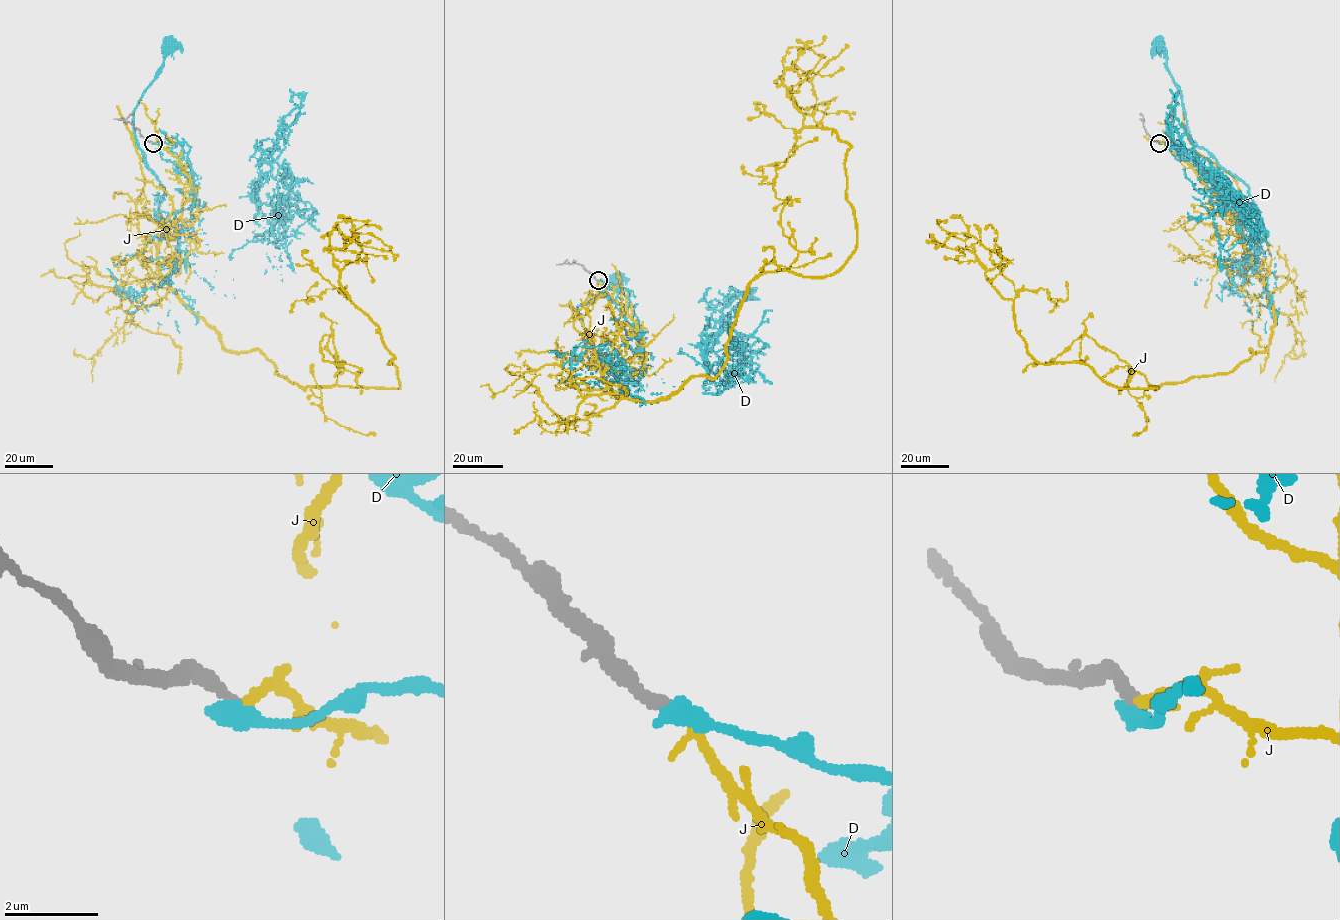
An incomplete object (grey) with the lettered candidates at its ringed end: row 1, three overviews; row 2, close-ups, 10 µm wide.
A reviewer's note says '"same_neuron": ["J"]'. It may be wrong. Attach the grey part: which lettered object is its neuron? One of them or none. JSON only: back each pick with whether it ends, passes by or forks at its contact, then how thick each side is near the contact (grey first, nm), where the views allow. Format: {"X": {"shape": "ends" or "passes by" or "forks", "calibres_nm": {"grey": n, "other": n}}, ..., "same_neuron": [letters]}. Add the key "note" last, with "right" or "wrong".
{"J": {"shape": "ends", "calibres_nm": {"grey": 280, "other": 240}}, "same_neuron": ["J"], "note": "right"}

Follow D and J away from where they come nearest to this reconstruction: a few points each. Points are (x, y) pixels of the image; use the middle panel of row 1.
D: (597, 280), (654, 356), (705, 356), (727, 323), (726, 387), (681, 352), (604, 383), (577, 312), (614, 276)
J: (598, 280), (642, 339), (604, 380), (658, 401), (752, 280), (833, 274), (851, 146), (794, 97), (847, 44)

